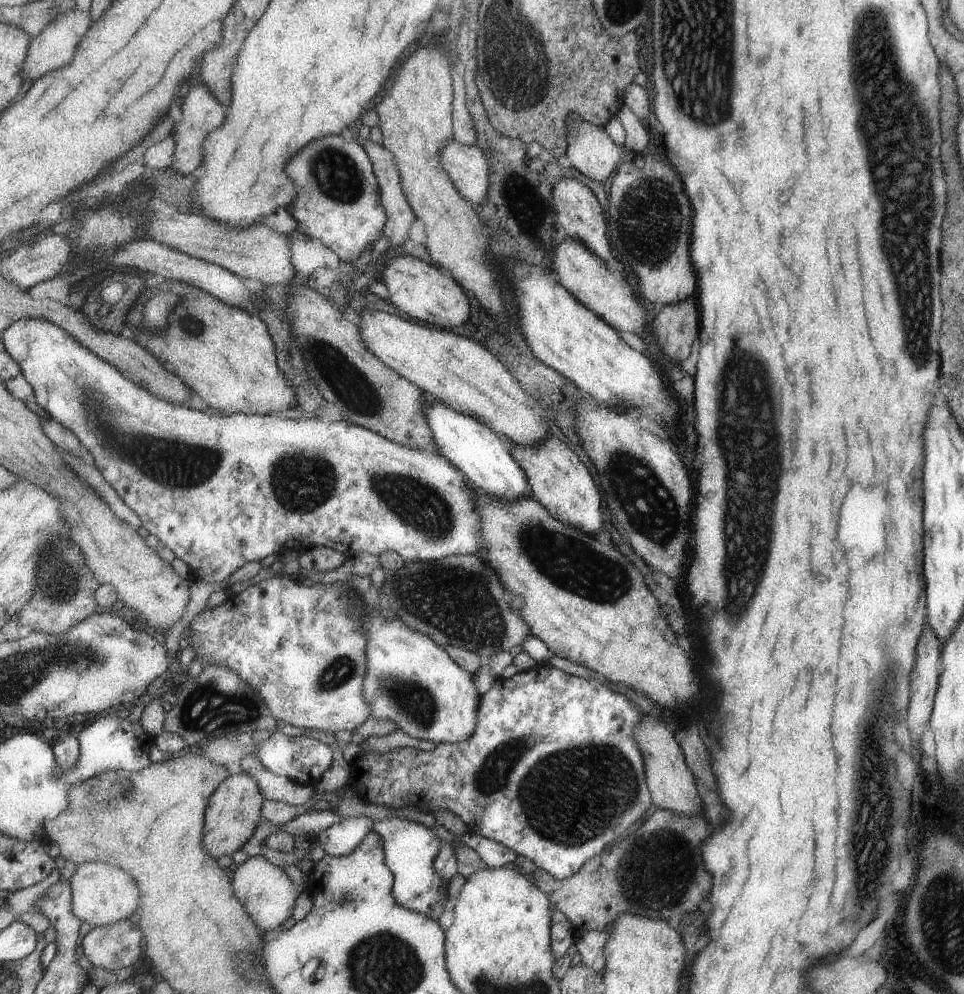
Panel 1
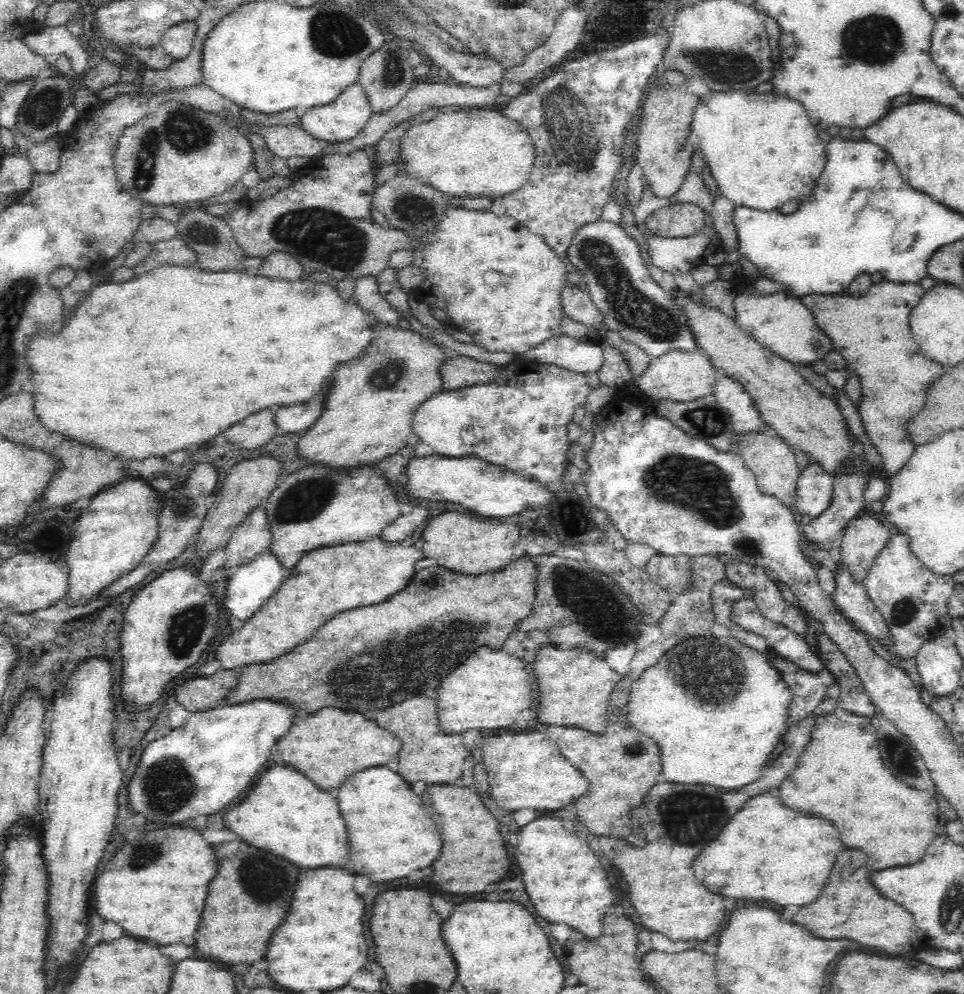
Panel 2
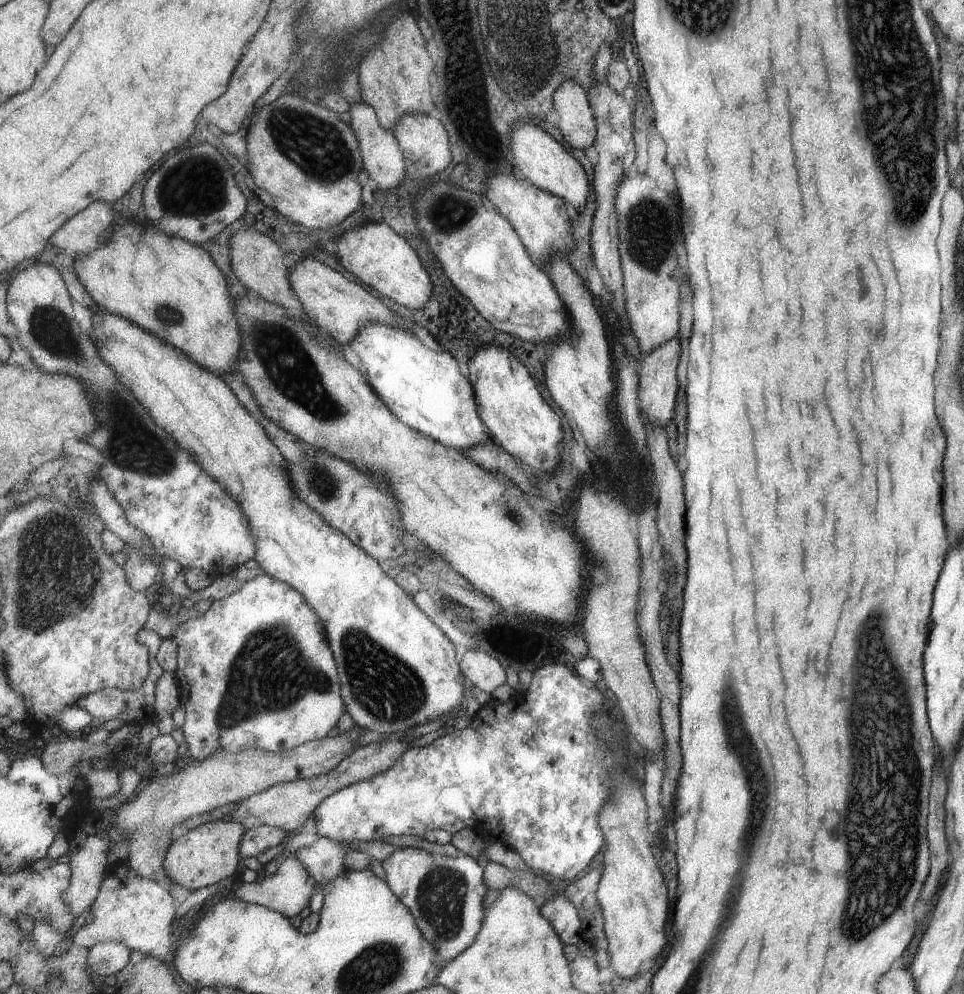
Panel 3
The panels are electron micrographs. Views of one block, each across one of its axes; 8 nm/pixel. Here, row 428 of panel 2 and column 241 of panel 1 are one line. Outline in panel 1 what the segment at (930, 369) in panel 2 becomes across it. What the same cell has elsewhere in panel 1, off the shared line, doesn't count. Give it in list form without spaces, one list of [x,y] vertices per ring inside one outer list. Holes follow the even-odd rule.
[[[265,854],[249,858],[245,864],[241,864],[233,878],[235,894],[241,902],[241,906],[247,910],[255,926],[259,926],[259,932],[265,936],[267,932],[273,932],[281,928],[281,924],[289,918],[295,918],[295,908],[301,896],[301,888],[293,884],[293,880],[287,876],[287,872],[275,864],[271,864]]]

